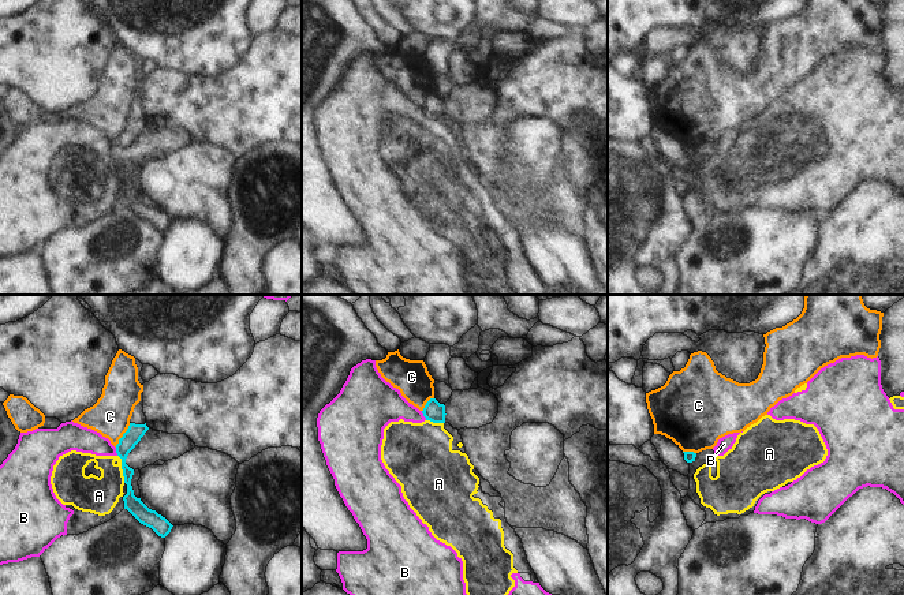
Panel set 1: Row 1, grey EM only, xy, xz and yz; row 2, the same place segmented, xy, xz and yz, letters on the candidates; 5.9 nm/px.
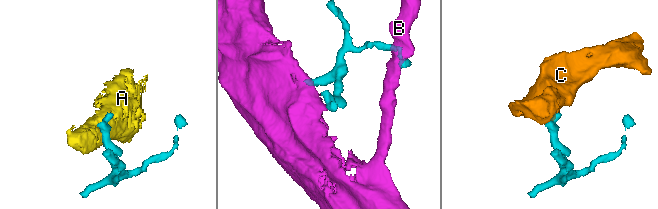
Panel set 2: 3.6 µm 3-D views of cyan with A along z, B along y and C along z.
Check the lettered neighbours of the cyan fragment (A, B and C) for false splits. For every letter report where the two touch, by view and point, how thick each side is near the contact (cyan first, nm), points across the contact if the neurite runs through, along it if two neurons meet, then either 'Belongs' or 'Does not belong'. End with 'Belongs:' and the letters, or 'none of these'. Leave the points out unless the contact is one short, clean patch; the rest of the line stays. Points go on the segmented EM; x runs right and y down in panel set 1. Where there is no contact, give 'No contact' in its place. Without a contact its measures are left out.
A: Touches cyan at xy (122, 468). Thickness 100 nm (cyan) against 220 nm. Boundary: xy (118, 455), (124, 482). Does not belong
B: Touches cyan at xz (424, 415). Thickness 120 nm (cyan) against 220 nm. Boundary: xz (421, 411), (426, 419). Does not belong
C: Touches cyan at xy (123, 436). Thickness 100 nm (cyan) against 240 nm. Boundary: xy (130, 423), (115, 446). Does not belong
Belongs: none of these.

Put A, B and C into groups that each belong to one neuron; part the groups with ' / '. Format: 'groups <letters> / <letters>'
groups A B / C

